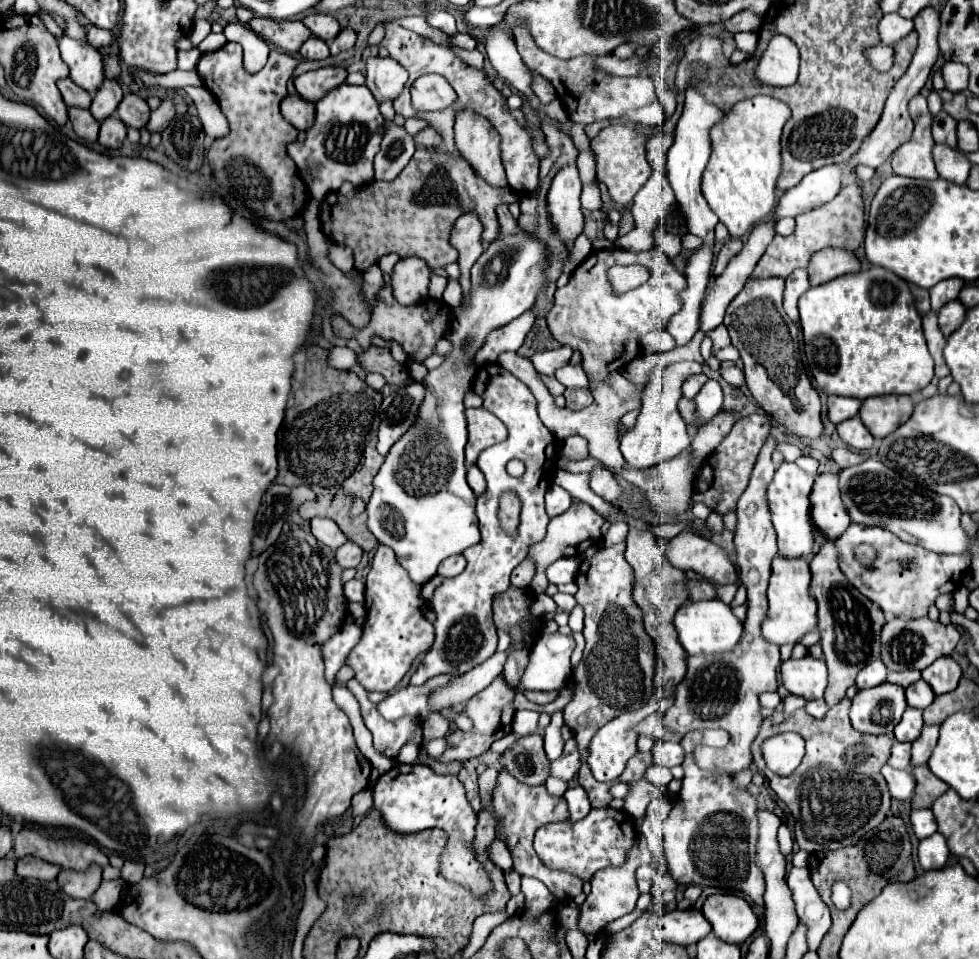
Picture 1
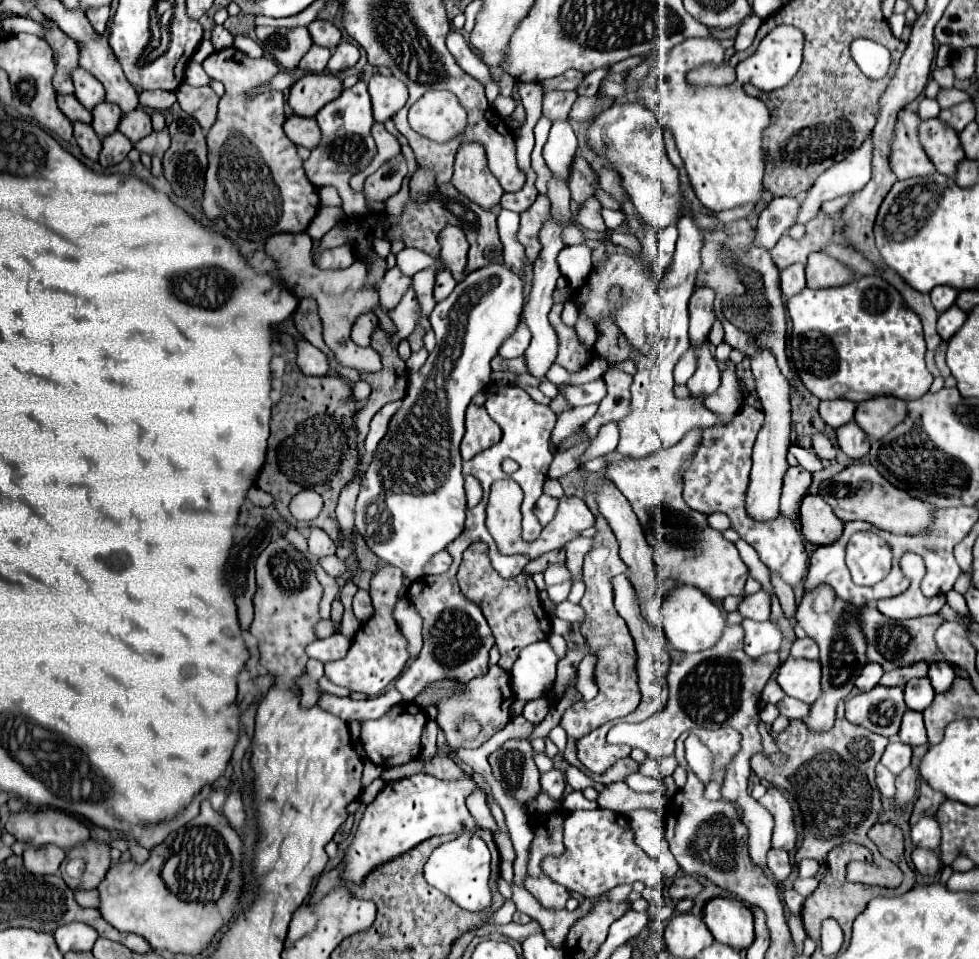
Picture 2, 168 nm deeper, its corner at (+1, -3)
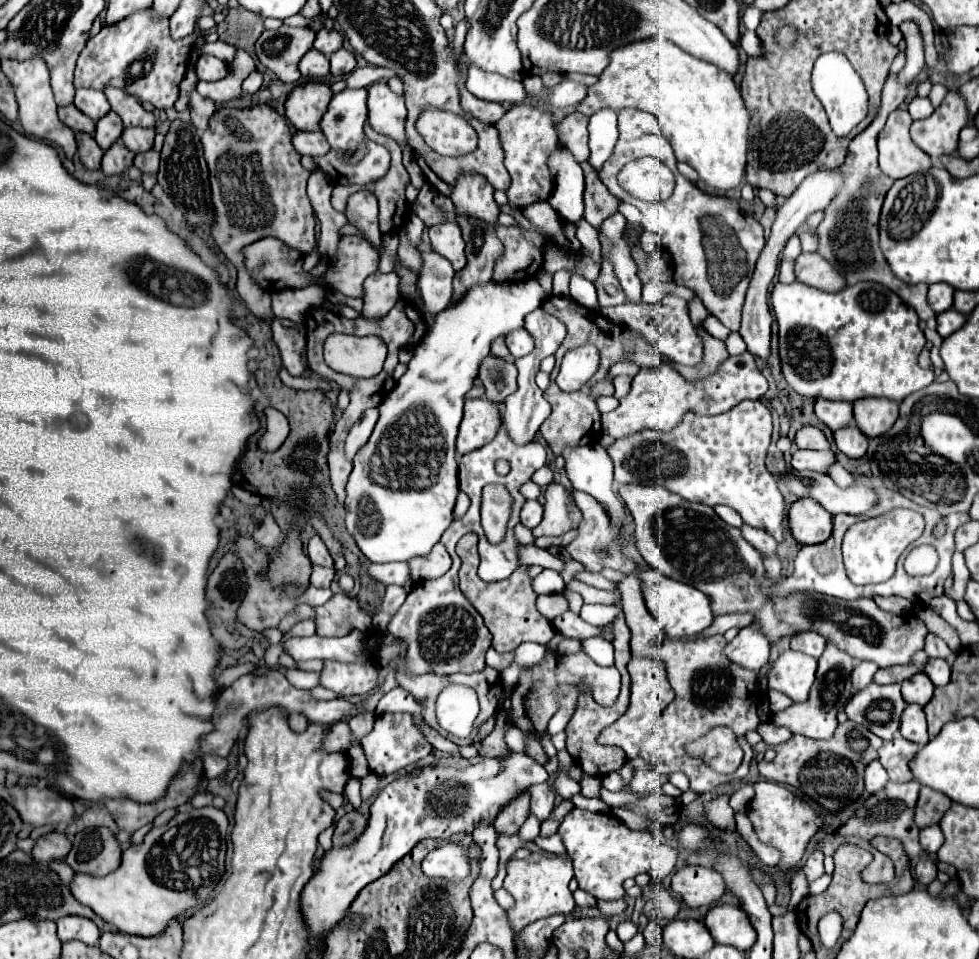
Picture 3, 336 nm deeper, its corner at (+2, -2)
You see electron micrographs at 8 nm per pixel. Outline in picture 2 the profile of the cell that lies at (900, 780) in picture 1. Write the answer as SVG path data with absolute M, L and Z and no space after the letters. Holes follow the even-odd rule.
M881 763L877 765L875 773L877 773L875 783L877 783L881 795L883 795L883 797L893 797L893 795L895 795L895 775L893 775L887 767L883 767Z

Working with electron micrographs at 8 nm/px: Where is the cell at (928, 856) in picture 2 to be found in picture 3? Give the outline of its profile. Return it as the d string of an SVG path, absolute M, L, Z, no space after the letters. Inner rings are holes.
M920 858L920 862L916 864L916 878L918 878L918 882L922 882L922 884L930 884L934 878L936 878L936 872L938 872L938 868L936 868L936 862L934 860L930 860L930 858Z

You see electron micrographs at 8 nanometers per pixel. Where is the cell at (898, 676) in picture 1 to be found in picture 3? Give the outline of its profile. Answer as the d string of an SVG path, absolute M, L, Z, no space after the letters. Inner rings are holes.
M906 664L906 666L890 666L890 668L882 668L874 674L874 682L876 684L894 684L894 682L904 682L908 678L912 678L914 674L922 672L918 666L914 664Z

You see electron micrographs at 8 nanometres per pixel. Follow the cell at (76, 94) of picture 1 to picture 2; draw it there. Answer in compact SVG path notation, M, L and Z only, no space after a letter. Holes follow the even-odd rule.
M57 95L57 105L59 109L63 111L63 115L75 123L75 121L81 121L81 123L91 123L91 111L87 111L75 95Z

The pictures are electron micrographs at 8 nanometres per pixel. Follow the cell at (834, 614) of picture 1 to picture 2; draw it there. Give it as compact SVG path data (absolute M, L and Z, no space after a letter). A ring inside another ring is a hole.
M819 585L813 591L803 595L803 601L797 609L797 623L803 627L803 631L815 639L819 645L821 657L821 697L811 705L807 719L801 719L811 731L823 733L829 731L835 723L835 709L841 699L847 699L851 693L855 679L859 677L859 671L867 665L867 643L859 627L857 619L857 609L849 603L843 603L841 599L835 597L831 587Z

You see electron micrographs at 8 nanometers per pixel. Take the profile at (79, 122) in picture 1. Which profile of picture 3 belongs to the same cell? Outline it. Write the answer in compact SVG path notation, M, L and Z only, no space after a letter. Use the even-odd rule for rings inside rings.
M78 132L76 134L76 142L78 142L78 154L80 154L82 164L86 168L90 168L90 170L98 170L104 150L96 144L94 136L86 134L86 132Z

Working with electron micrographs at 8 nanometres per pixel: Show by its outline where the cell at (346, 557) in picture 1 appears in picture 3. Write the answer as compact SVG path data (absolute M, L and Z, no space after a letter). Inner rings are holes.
M312 566L312 576L310 576L310 584L318 586L318 588L328 588L330 582L334 580L336 570L334 568L326 568L326 566Z

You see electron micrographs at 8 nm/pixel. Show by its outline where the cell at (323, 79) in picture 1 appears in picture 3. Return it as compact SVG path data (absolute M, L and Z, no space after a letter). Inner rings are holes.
M326 82L298 84L286 100L286 118L296 130L318 130L320 118L326 112L334 92Z

